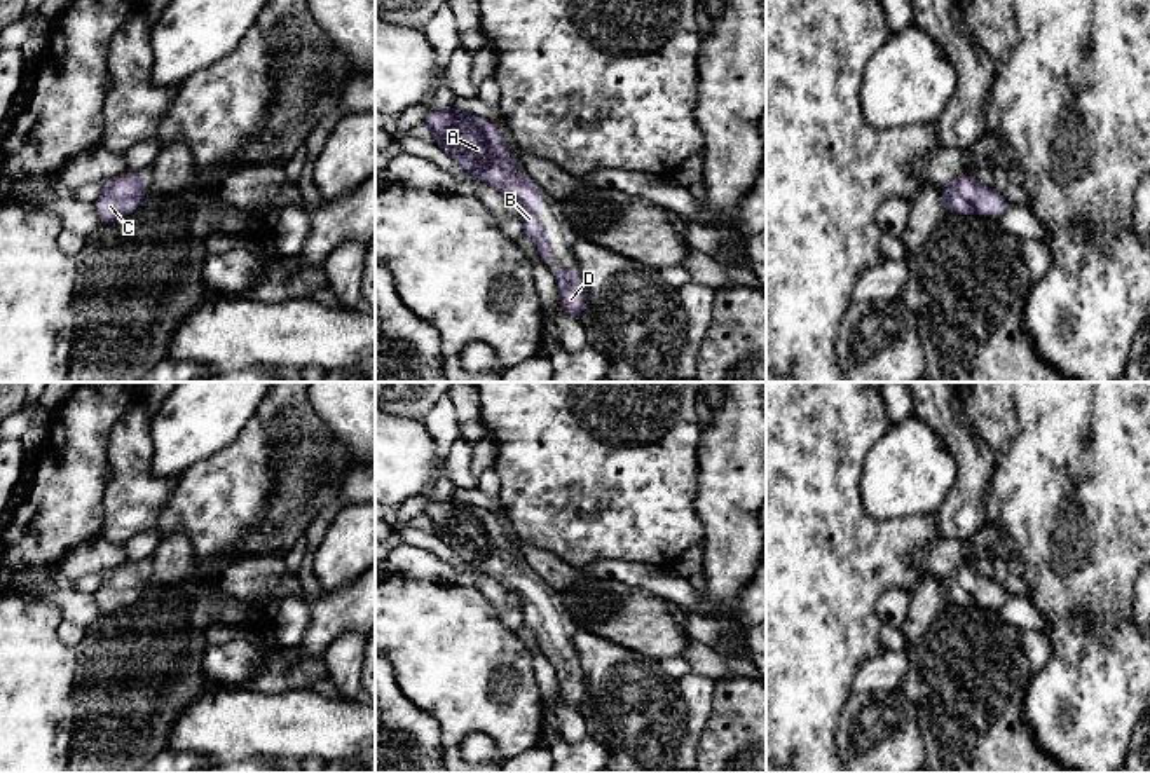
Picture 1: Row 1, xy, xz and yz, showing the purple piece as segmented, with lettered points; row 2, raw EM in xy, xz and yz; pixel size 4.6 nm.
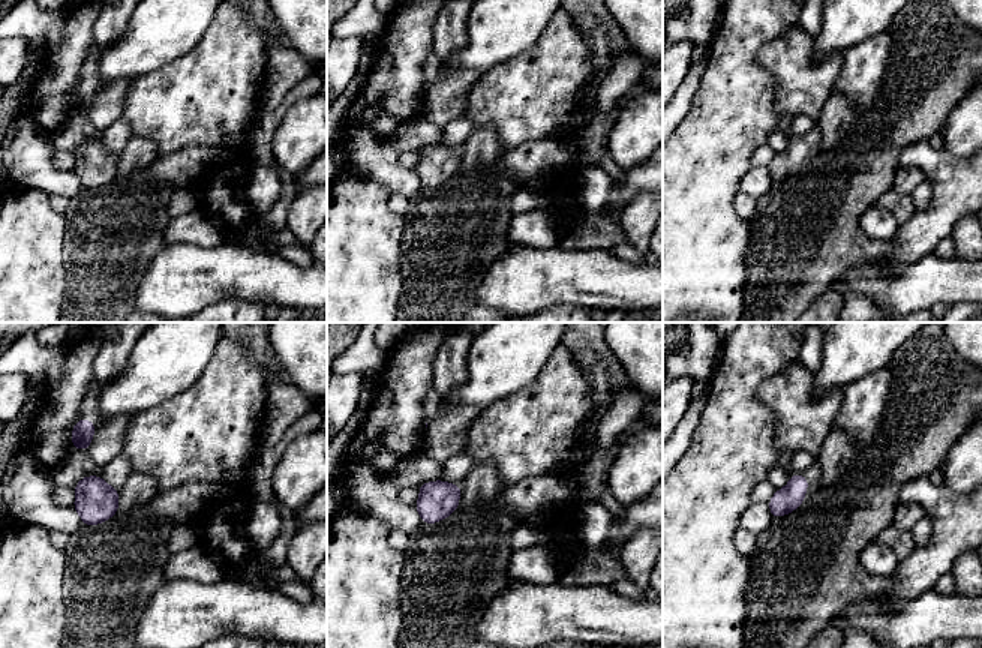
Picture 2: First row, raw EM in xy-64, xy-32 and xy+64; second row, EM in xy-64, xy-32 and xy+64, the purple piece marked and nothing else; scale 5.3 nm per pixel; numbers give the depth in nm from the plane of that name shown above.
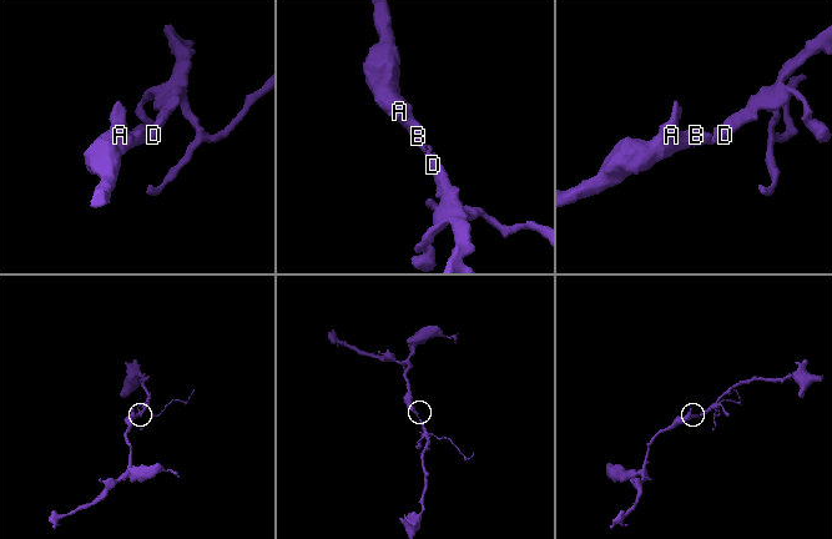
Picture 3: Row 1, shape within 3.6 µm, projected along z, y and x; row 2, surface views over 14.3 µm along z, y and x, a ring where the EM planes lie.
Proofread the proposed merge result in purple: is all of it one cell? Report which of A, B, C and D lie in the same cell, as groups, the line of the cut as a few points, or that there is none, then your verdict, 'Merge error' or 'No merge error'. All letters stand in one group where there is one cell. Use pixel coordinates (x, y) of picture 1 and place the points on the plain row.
Groups: A B C D. No split. No merge error

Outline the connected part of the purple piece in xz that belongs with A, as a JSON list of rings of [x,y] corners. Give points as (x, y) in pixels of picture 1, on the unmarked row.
[[[450,497],[428,503],[424,515],[436,536],[464,562],[503,583],[506,590],[518,593],[525,626],[536,635],[548,658],[557,654],[558,651],[553,647],[544,619],[536,607],[546,585],[529,567],[517,564],[496,513]]]

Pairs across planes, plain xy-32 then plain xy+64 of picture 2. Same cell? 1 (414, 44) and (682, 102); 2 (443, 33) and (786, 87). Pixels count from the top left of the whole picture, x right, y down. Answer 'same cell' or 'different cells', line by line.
1: different cells
2: same cell

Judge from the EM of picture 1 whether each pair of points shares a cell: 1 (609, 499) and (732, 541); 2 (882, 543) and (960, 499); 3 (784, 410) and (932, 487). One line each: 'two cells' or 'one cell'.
1: two cells
2: two cells
3: two cells

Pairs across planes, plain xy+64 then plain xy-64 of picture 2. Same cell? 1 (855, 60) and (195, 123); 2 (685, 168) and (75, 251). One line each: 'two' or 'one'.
1: one
2: two

